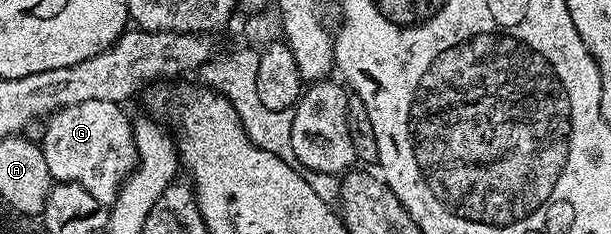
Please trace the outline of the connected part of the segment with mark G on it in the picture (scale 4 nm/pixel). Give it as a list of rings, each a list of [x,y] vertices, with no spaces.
[[[89,99],[85,103],[77,103],[73,107],[65,107],[46,118],[47,130],[43,133],[41,148],[45,155],[45,164],[49,166],[49,175],[56,182],[72,181],[77,187],[85,187],[97,203],[111,206],[115,202],[115,194],[123,180],[135,170],[135,131],[132,118],[127,118],[126,108],[117,103],[109,103],[105,99]]]

